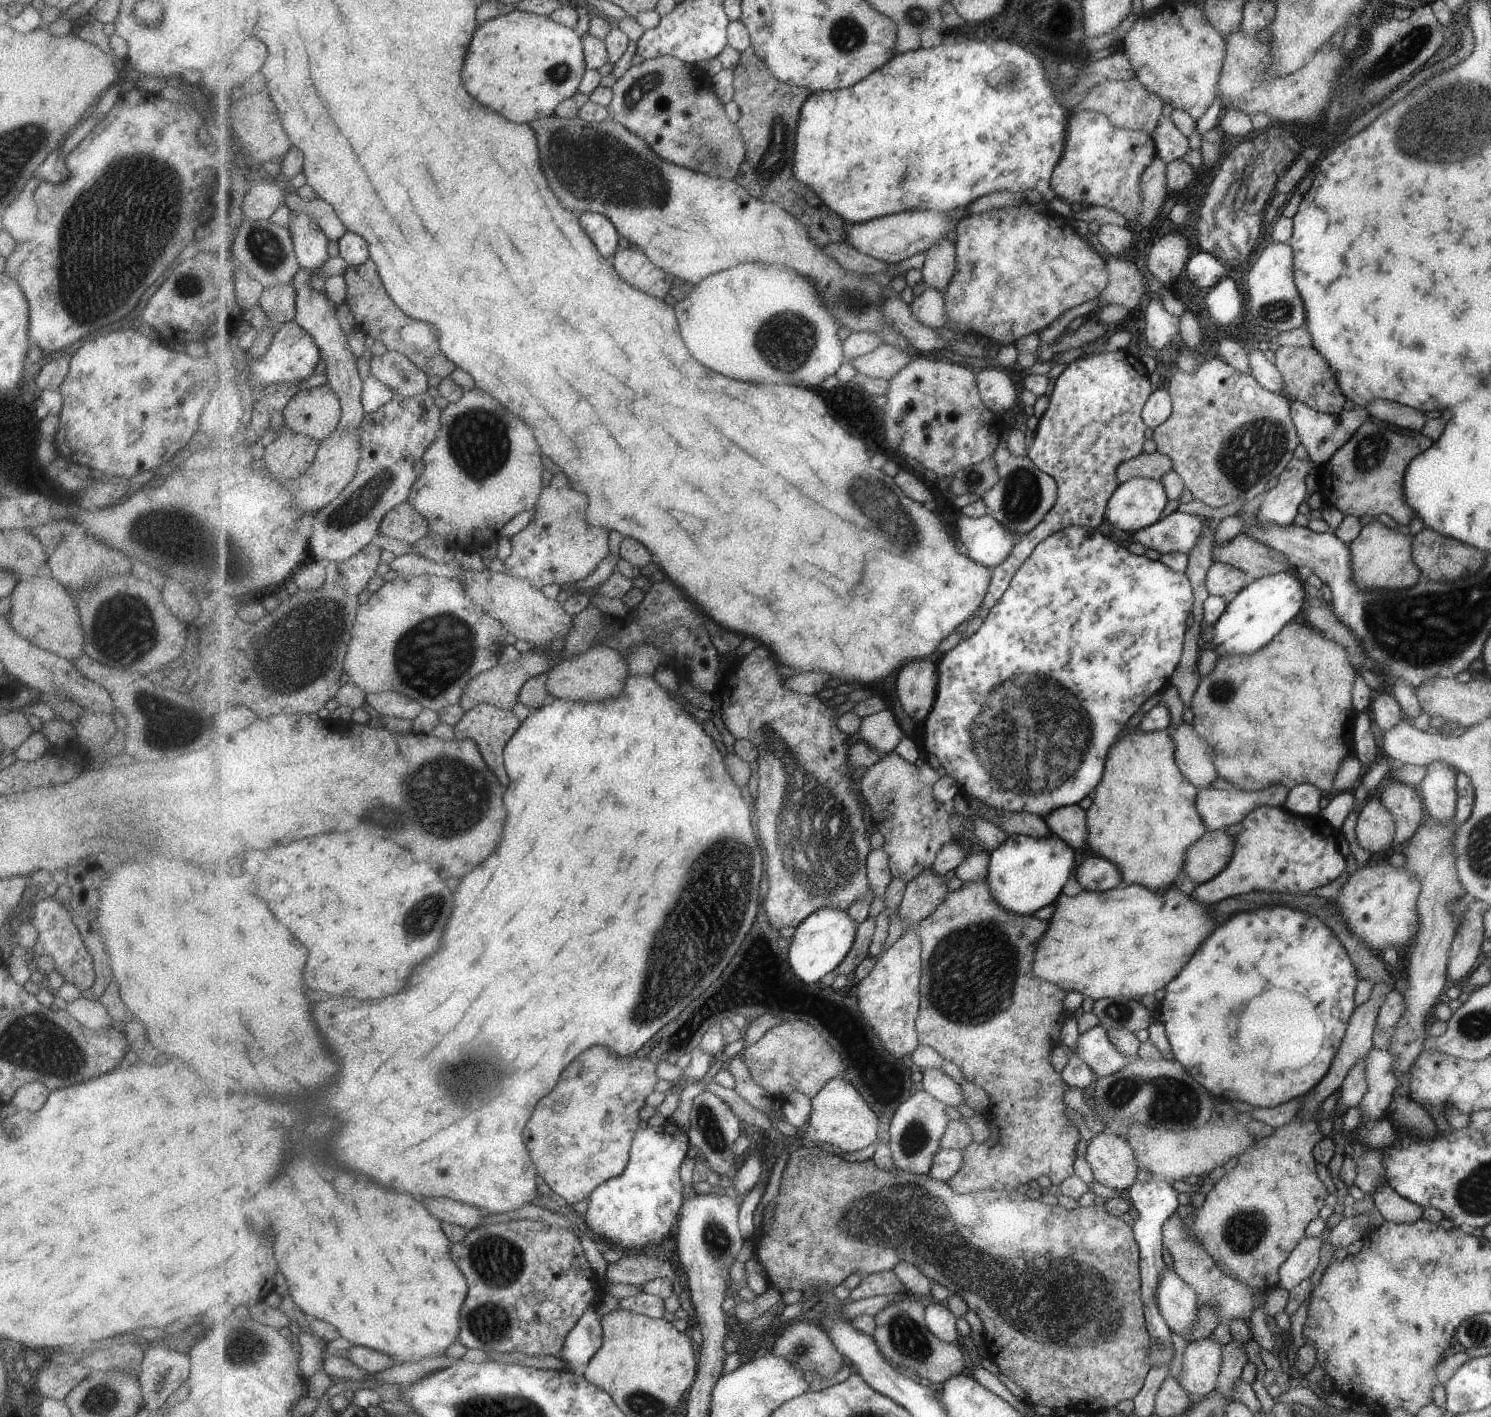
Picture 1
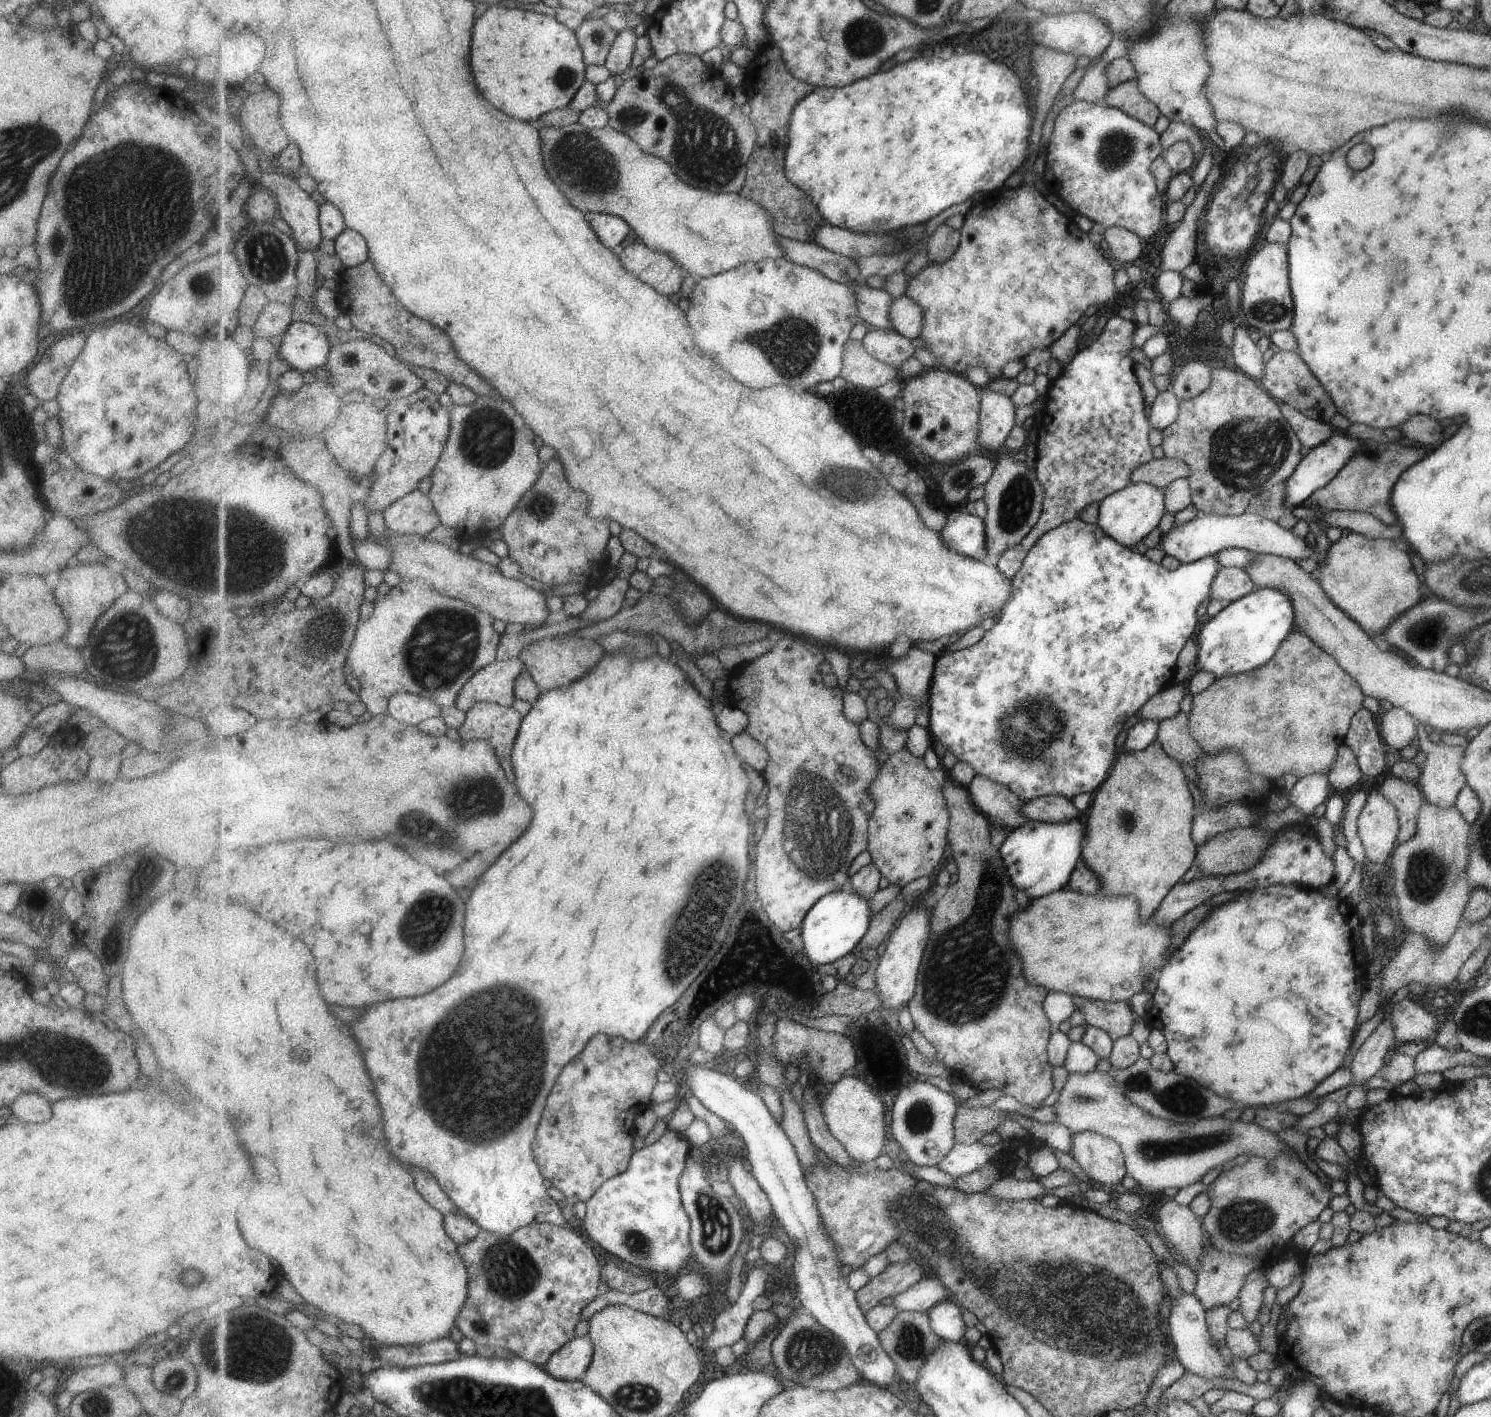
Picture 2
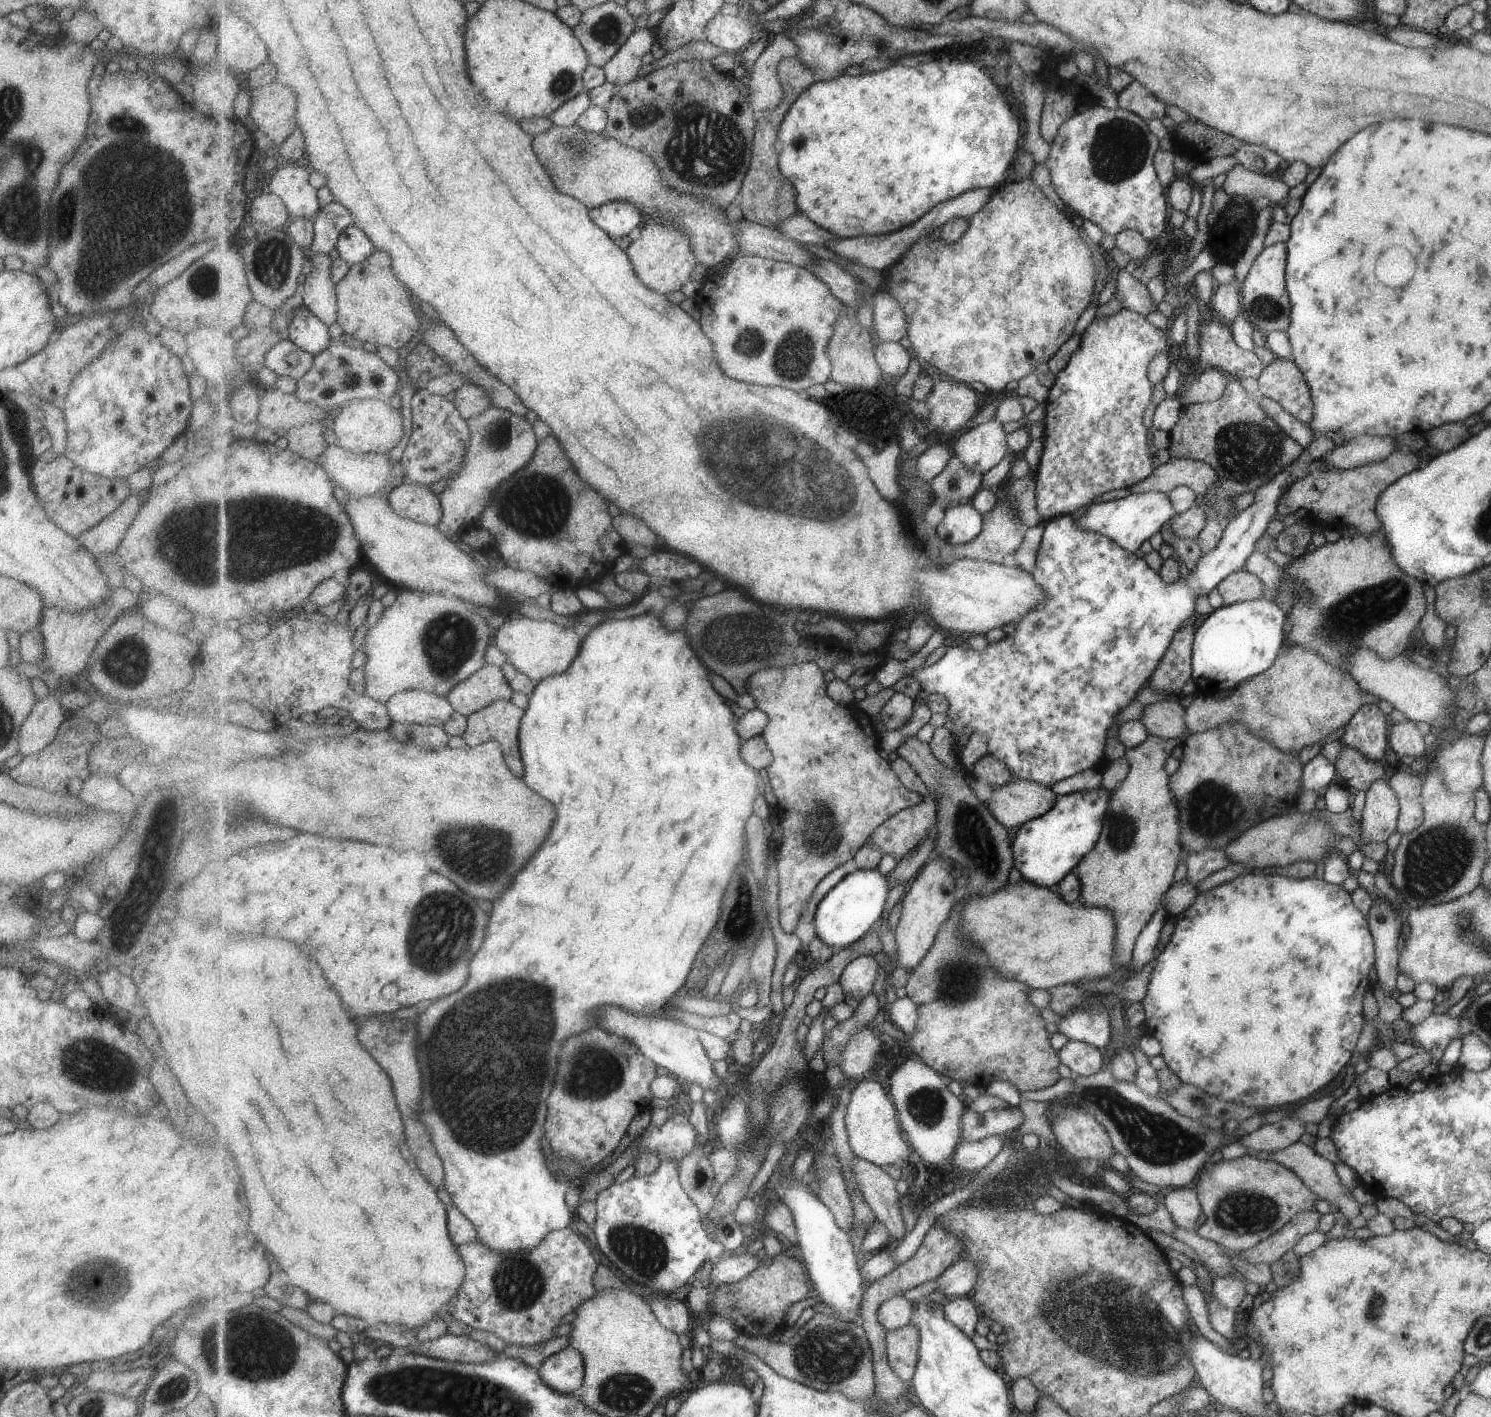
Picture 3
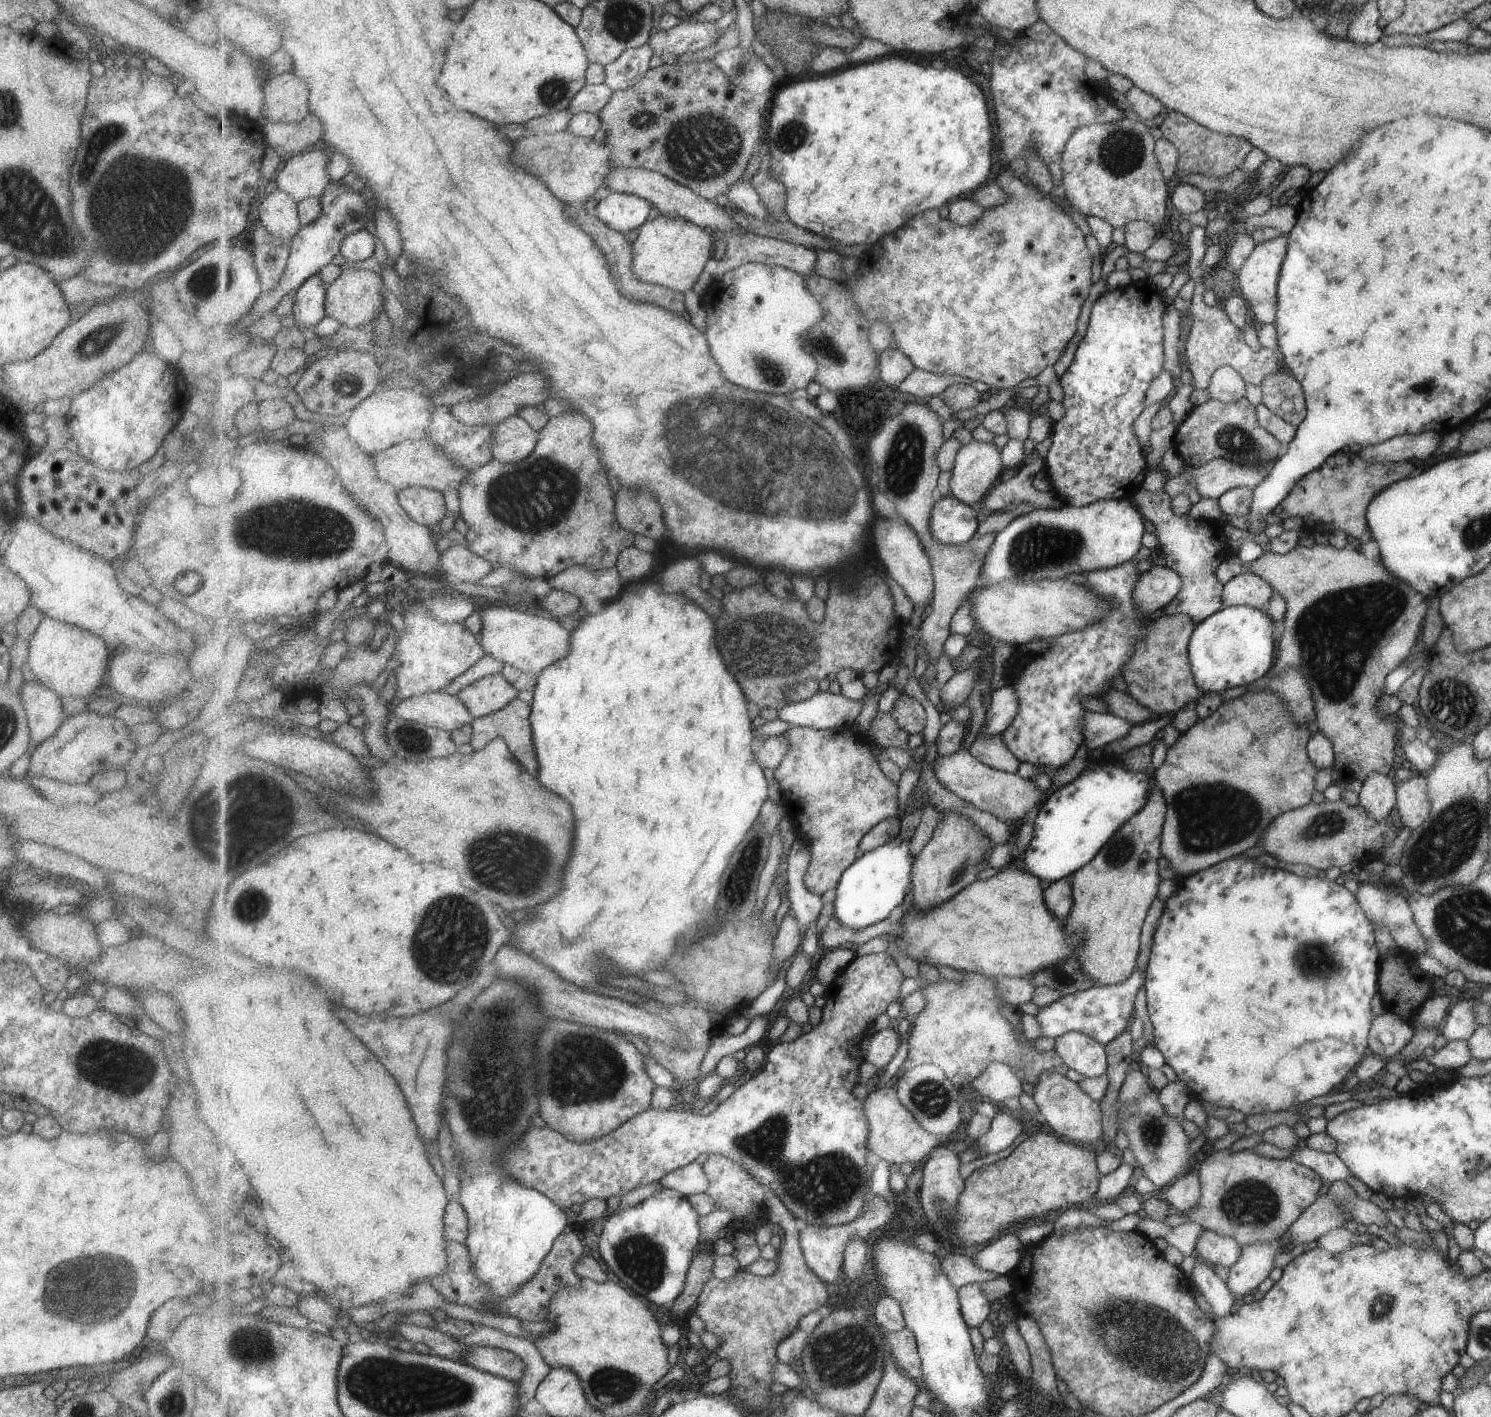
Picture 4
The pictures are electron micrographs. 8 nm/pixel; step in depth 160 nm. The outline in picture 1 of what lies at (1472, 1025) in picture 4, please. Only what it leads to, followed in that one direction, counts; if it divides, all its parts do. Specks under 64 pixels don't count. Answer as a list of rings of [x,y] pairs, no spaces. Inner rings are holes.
[[[1389,990],[1384,1004],[1381,1004],[1380,1011],[1377,1012],[1375,1027],[1372,1031],[1372,1047],[1387,1051],[1393,1028],[1401,1016],[1403,1008],[1401,994],[1395,990]]]

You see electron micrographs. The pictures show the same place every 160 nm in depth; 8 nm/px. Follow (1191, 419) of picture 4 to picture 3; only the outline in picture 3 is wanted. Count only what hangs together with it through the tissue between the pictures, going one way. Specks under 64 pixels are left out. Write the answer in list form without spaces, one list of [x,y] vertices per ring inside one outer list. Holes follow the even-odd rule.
[[[1229,378],[1222,395],[1208,403],[1191,403],[1180,407],[1175,424],[1168,432],[1169,444],[1167,450],[1171,457],[1193,459],[1206,462],[1216,470],[1218,484],[1205,498],[1206,510],[1212,504],[1217,504],[1220,512],[1230,508],[1230,498],[1234,494],[1255,492],[1257,487],[1264,485],[1278,472],[1285,471],[1288,466],[1301,454],[1303,450],[1280,426],[1271,420],[1259,405],[1258,396],[1249,396],[1237,378]]]

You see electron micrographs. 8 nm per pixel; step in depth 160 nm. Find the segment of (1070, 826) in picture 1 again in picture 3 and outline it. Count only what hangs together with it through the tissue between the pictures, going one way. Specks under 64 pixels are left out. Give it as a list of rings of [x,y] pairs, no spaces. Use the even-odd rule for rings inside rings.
[[[1014,777],[1007,784],[991,788],[988,804],[995,818],[1007,828],[1020,827],[1025,821],[1038,817],[1053,806],[1056,794],[1042,784]]]

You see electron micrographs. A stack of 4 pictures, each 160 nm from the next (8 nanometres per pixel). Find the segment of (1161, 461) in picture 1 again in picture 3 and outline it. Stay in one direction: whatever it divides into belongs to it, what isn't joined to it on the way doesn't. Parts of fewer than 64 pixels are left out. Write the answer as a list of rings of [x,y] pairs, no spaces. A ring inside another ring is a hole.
[[[1170,457],[1166,463],[1161,463],[1157,470],[1147,479],[1132,484],[1131,493],[1159,491],[1167,494],[1178,486],[1190,488],[1196,496],[1206,498],[1218,484],[1216,470],[1206,462],[1193,459]]]

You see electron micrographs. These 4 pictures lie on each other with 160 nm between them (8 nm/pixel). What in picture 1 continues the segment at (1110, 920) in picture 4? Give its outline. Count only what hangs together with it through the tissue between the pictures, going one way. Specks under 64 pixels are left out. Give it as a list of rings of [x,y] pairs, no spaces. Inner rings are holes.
[[[1166,728],[1160,730],[1151,730],[1151,732],[1141,733],[1136,730],[1127,731],[1123,738],[1117,740],[1117,744],[1109,748],[1107,759],[1105,760],[1104,776],[1101,776],[1100,784],[1097,784],[1096,792],[1091,800],[1091,805],[1086,810],[1085,826],[1087,826],[1087,845],[1091,847],[1094,855],[1105,858],[1109,862],[1113,862],[1119,868],[1122,884],[1139,884],[1152,890],[1161,890],[1161,888],[1169,887],[1169,884],[1175,883],[1176,879],[1183,871],[1184,853],[1187,851],[1189,844],[1194,844],[1201,836],[1204,836],[1208,830],[1204,821],[1201,820],[1200,810],[1197,809],[1198,790],[1195,789],[1176,766],[1176,742],[1169,736]]]

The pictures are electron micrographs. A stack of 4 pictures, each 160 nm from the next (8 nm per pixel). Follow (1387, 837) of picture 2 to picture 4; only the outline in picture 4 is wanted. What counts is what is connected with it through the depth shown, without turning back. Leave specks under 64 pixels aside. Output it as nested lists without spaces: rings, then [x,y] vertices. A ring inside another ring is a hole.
[[[1372,772],[1362,780],[1358,790],[1359,804],[1375,819],[1388,818],[1388,814],[1396,804],[1393,780],[1387,775]]]

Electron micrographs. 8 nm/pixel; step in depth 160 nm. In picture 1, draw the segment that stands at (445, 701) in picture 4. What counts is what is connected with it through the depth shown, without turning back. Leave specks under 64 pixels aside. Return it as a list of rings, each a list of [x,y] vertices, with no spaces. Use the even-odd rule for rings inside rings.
[[[382,691],[379,693],[367,693],[366,702],[376,710],[379,715],[397,718],[407,718],[412,721],[417,718],[424,709],[419,702],[399,694],[395,691]]]

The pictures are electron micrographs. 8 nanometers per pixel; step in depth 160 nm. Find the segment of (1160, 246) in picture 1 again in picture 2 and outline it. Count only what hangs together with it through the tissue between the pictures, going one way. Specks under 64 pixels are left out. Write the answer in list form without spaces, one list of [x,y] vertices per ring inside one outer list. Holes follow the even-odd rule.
[[[1211,164],[1202,184],[1195,192],[1195,198],[1187,208],[1181,221],[1171,228],[1171,234],[1167,235],[1163,248],[1159,251],[1158,270],[1166,271],[1175,269],[1181,272],[1185,266],[1193,263],[1195,256],[1195,234],[1199,230],[1201,215],[1206,208],[1211,194],[1214,192],[1217,180],[1223,176],[1224,171],[1221,166]]]

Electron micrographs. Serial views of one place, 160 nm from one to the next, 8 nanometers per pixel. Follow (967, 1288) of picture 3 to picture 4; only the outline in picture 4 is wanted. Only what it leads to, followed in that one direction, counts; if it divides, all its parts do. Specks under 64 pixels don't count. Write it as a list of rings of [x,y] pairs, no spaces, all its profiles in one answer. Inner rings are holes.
[[[1002,1233],[993,1243],[978,1251],[973,1258],[983,1270],[999,1275],[1013,1275],[1021,1262],[1024,1247],[1017,1234]]]

